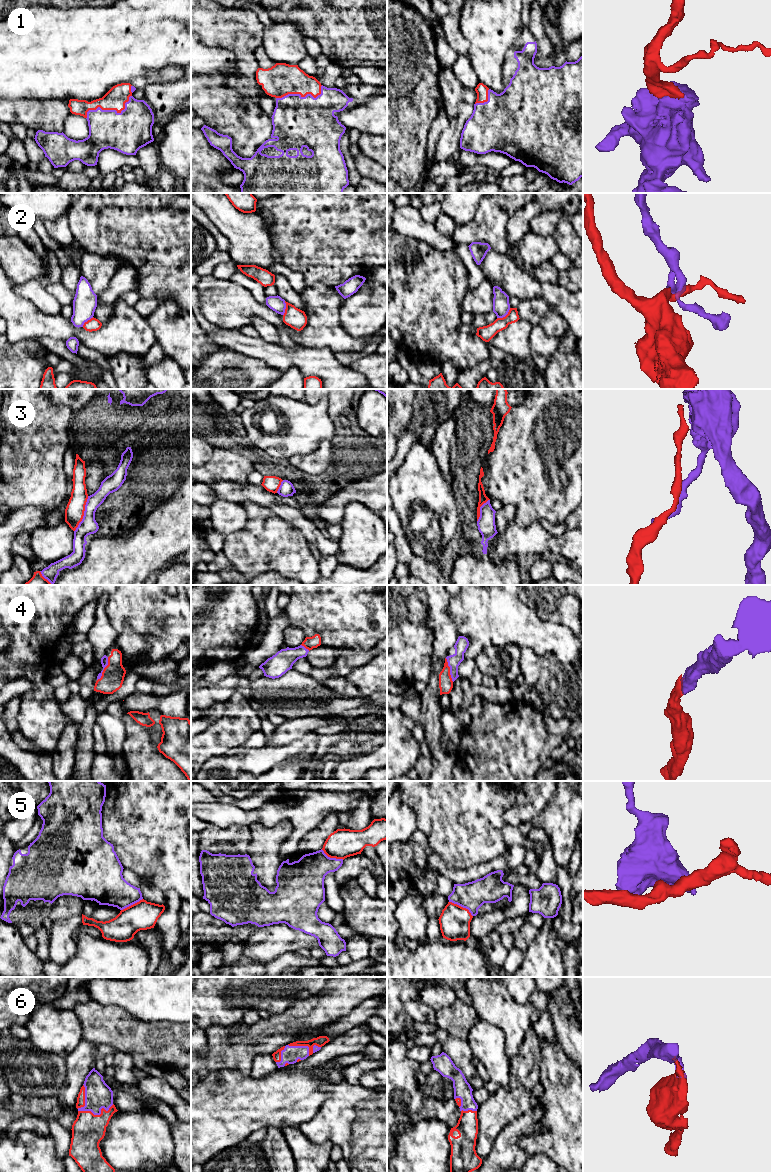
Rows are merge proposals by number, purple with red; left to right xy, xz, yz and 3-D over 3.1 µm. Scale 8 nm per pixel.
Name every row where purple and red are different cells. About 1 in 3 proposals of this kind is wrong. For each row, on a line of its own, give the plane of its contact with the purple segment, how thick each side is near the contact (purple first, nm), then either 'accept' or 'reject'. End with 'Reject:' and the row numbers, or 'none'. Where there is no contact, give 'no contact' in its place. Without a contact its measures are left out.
1: meets purple in xy; 320 nm thick on the purple side, 170 nm on the other; accept
2: meets purple in yz; 140 nm thick on the purple side, 120 nm on the other; reject
3: meets purple in xy; 140 nm thick on the purple side, 160 nm on the other; reject
4: meets purple in xy; 60 nm thick on the purple side, 180 nm on the other; accept
5: meets purple in yz; 220 nm thick on the purple side, 240 nm on the other; reject
6: meets purple in xy; 220 nm thick on the purple side, 260 nm on the other; accept
Reject: 2, 3, 5

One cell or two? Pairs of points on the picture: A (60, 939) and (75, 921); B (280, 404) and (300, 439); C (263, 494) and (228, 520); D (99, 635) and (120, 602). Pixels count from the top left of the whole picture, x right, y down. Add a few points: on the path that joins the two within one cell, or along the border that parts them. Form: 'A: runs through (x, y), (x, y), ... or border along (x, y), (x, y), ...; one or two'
A: runs through (62, 935), (71, 925); one
B: runs through (289, 413), (300, 424), (300, 430); one
C: border along (217, 500), (226, 500), (240, 505); two
D: border along (108, 596), (107, 617), (110, 624), (119, 631); two

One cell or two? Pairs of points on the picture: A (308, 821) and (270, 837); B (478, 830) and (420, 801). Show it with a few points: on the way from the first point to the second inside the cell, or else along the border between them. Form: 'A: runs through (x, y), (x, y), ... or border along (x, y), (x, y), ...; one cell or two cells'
A: border along (288, 820), (292, 826), (292, 833), (279, 848); two cells
B: runs through (464, 818), (447, 801), (434, 801); one cell

